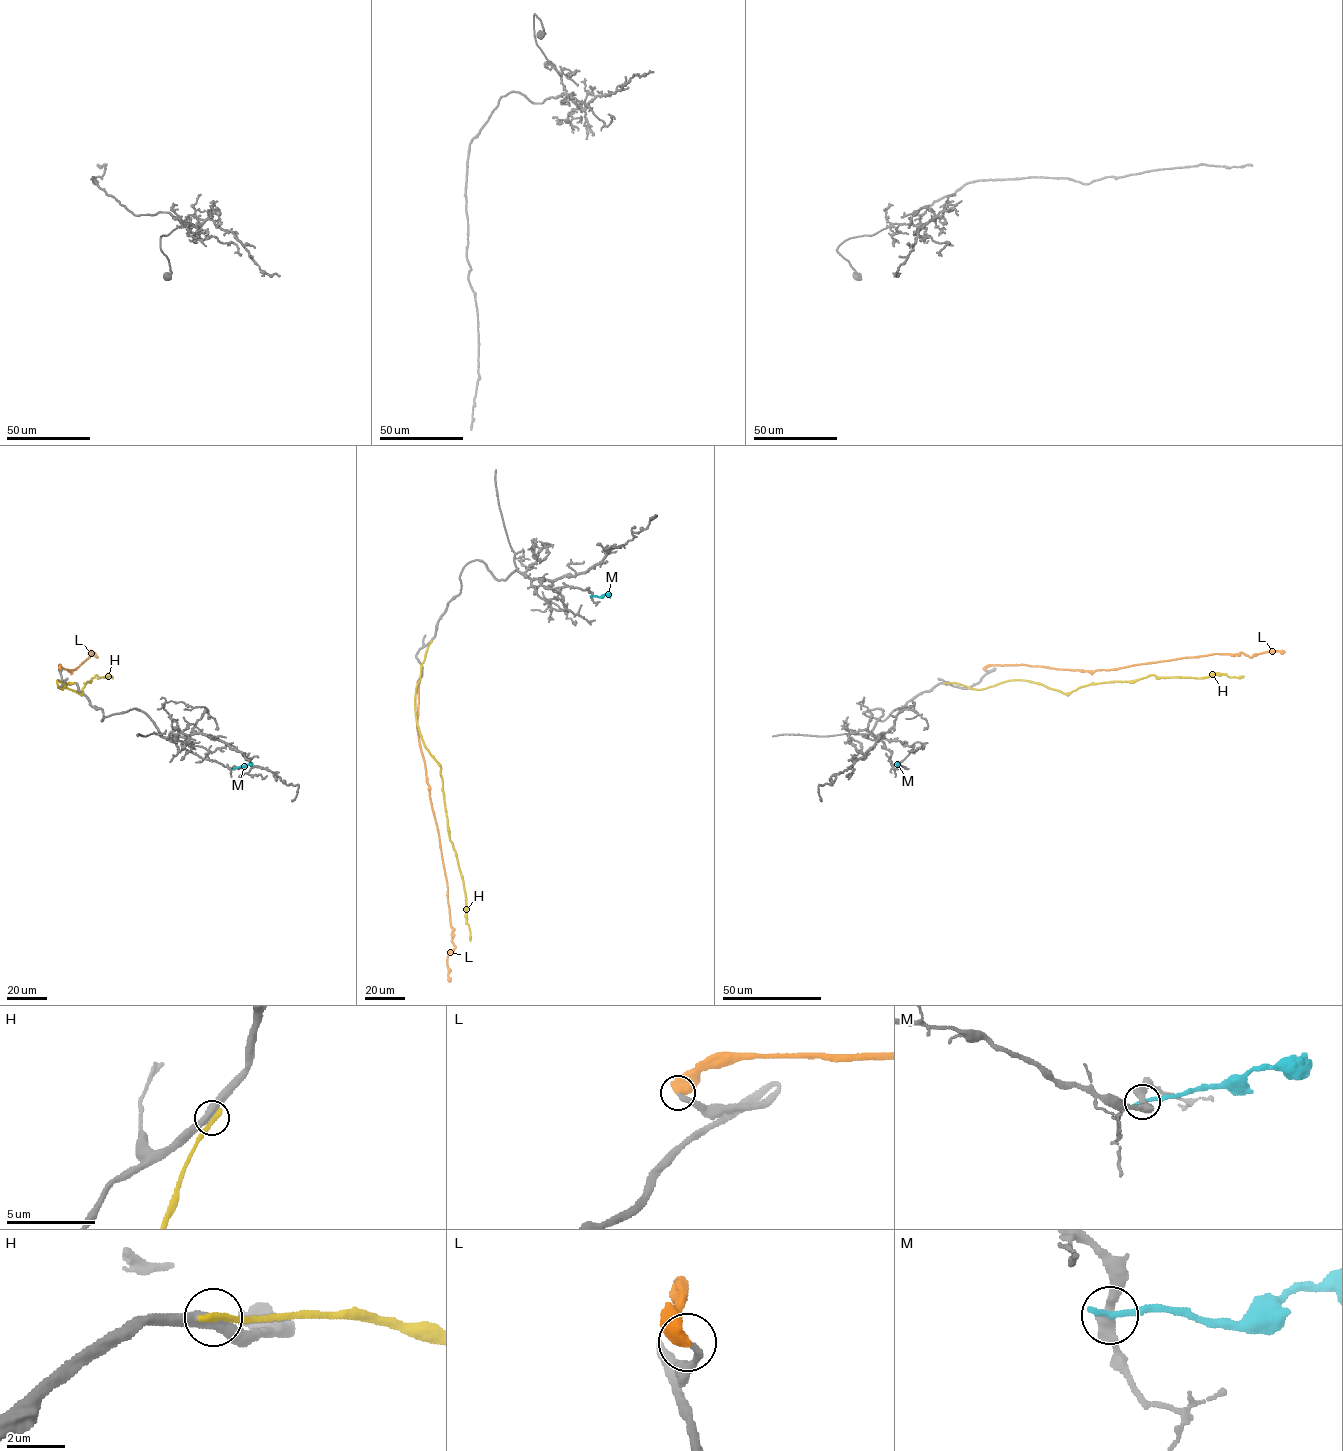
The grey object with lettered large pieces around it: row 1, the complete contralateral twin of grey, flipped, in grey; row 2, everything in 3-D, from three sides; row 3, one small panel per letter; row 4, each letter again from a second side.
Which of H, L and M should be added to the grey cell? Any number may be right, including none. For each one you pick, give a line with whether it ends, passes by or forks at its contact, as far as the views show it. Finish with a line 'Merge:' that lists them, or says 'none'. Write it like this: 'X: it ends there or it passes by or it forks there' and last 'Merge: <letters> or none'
L: it ends there
Merge: L

